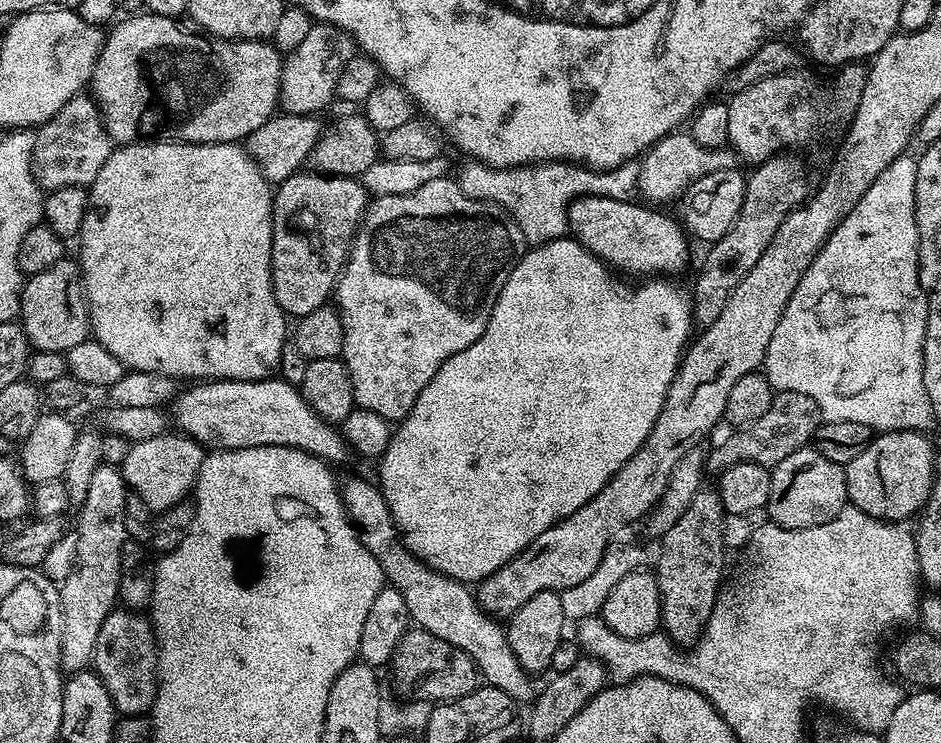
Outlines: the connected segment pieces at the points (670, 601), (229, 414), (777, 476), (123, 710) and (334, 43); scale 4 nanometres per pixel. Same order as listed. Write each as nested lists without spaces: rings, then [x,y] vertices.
[[[701,490],[694,494],[678,522],[674,522],[674,526],[670,526],[670,530],[666,530],[659,541],[660,557],[656,560],[654,575],[660,587],[660,619],[668,639],[677,646],[691,646],[700,639],[716,605],[716,598],[722,591],[720,579],[724,576],[724,520],[726,513],[719,492]]]
[[[210,380],[198,382],[171,401],[170,416],[181,433],[208,450],[238,450],[254,446],[290,446],[337,466],[350,456],[341,429],[323,420],[304,401],[295,383],[266,380]]]
[[[815,446],[799,448],[794,454],[782,458],[771,469],[770,498],[767,519],[780,528],[809,528],[830,522],[848,504],[848,491],[844,469],[818,454]]]
[[[124,606],[113,608],[106,622],[102,622],[102,630],[98,630],[98,642],[92,655],[91,667],[96,677],[106,686],[120,716],[142,716],[151,713],[156,697],[156,630],[147,615],[140,615],[144,614]]]
[[[313,23],[310,34],[283,57],[280,70],[279,107],[290,114],[316,116],[331,100],[337,99],[338,74],[357,51],[352,35],[333,24]]]

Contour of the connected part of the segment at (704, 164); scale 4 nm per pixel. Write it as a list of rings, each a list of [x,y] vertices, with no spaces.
[[[677,130],[670,136],[664,136],[643,153],[639,161],[640,173],[636,187],[639,195],[644,195],[645,201],[653,205],[662,206],[667,200],[679,201],[690,185],[698,182],[706,174],[714,174],[718,170],[736,168],[738,157],[731,147],[707,148],[694,142],[691,134],[684,130]]]

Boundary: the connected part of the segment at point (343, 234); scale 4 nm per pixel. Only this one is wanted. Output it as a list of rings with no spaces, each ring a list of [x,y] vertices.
[[[301,170],[286,178],[272,198],[272,289],[278,306],[292,318],[325,307],[333,295],[356,228],[370,203],[359,179],[321,176]]]

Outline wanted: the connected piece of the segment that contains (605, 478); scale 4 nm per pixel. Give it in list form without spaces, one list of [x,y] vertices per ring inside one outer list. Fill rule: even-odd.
[[[574,238],[551,240],[529,247],[510,270],[510,278],[506,278],[494,302],[494,310],[490,314],[490,322],[486,322],[486,330],[482,330],[482,338],[478,338],[474,346],[466,346],[466,350],[458,350],[458,354],[446,358],[446,362],[438,366],[438,374],[434,374],[434,378],[426,382],[422,394],[418,394],[410,414],[399,421],[392,433],[392,441],[378,461],[378,483],[404,547],[435,572],[469,586],[485,580],[509,564],[523,548],[530,546],[542,530],[574,514],[574,510],[582,510],[582,506],[586,506],[586,502],[590,502],[590,498],[594,498],[594,494],[598,494],[598,490],[602,490],[602,486],[606,486],[606,482],[610,482],[610,478],[614,478],[614,474],[634,458],[634,454],[638,454],[638,446],[642,446],[642,442],[646,442],[646,434],[654,430],[654,422],[658,422],[658,414],[662,414],[662,402],[666,402],[670,382],[674,382],[694,332],[692,298],[689,289],[684,289],[676,278],[648,278],[637,283],[640,284],[637,288],[631,288],[619,279],[623,280]]]

